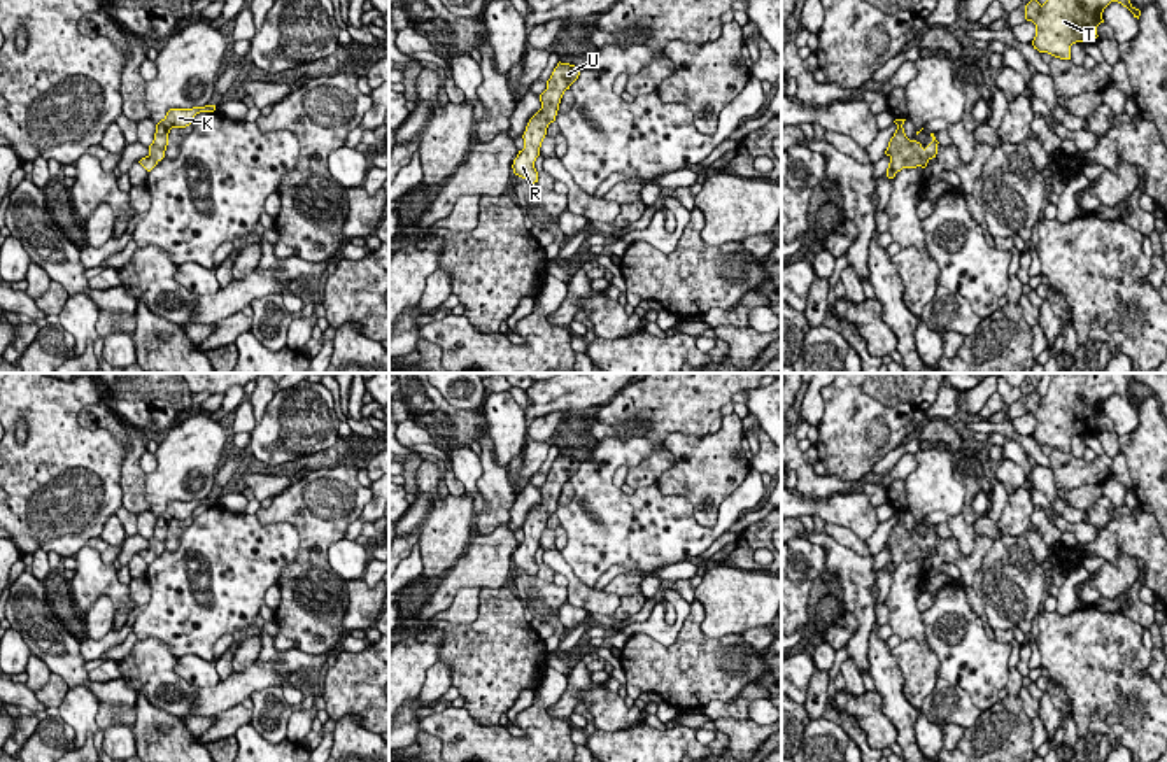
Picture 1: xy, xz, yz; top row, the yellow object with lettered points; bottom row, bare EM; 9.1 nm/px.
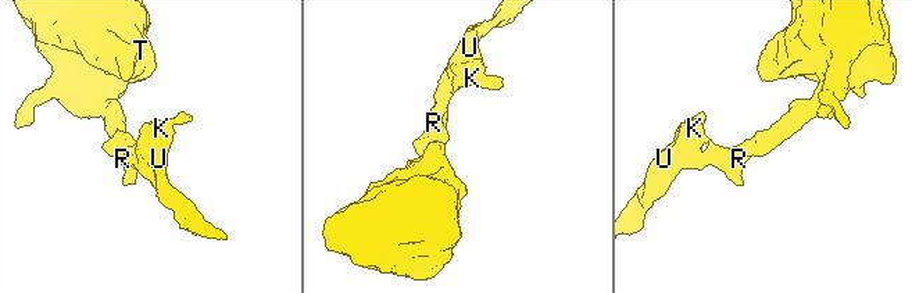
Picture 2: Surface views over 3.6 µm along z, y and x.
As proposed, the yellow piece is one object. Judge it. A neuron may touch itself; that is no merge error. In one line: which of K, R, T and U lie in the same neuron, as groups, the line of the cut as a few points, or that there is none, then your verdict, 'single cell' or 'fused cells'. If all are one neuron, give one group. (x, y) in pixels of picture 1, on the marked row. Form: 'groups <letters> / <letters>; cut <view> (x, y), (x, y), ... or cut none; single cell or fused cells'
groups K R T U; cut none; single cell

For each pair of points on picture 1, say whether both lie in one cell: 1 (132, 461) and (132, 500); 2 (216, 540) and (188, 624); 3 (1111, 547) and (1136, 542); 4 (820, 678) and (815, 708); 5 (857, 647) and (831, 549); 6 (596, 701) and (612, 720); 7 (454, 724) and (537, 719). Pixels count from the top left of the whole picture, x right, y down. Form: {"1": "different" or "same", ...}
{"1": "same", "2": "same", "3": "same", "4": "same", "5": "same", "6": "same", "7": "same"}

